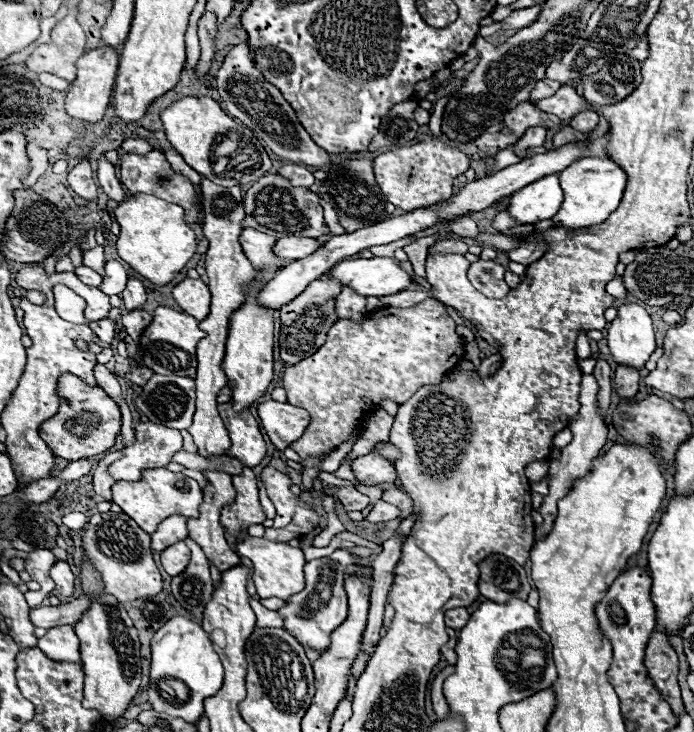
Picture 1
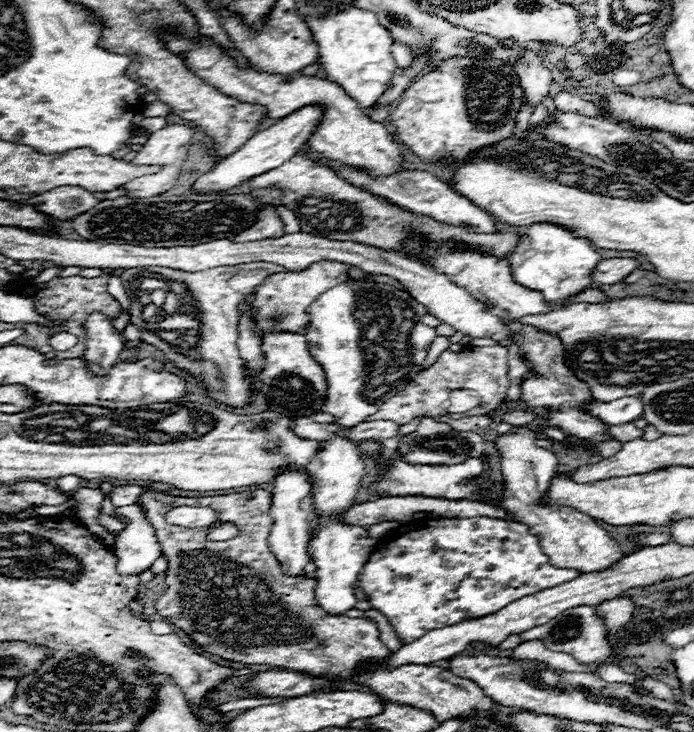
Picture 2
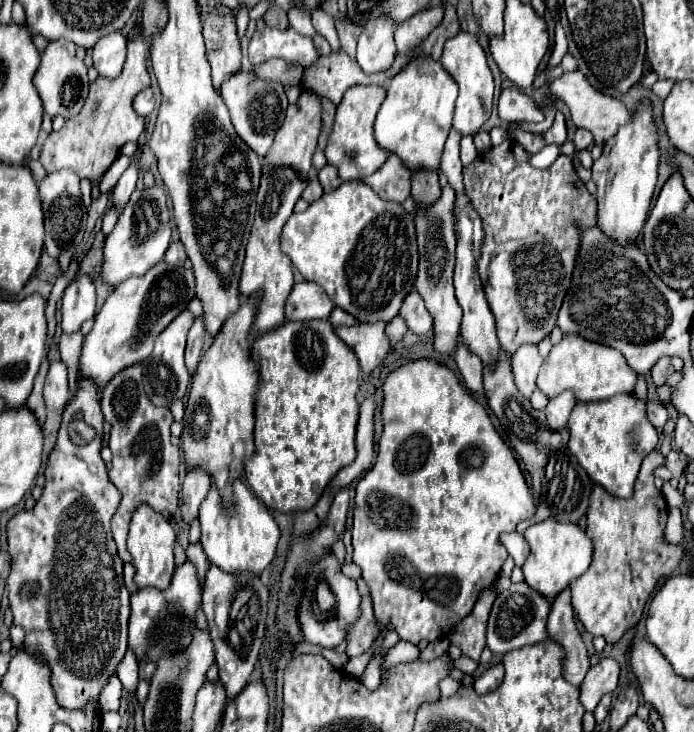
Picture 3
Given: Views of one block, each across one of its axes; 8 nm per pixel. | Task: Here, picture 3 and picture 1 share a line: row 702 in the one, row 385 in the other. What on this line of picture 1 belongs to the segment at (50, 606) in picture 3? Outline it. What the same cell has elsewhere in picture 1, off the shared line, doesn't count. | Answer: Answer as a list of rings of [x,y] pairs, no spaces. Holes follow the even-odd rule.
[[[64,374],[58,382],[58,396],[64,398],[58,414],[40,426],[42,440],[56,456],[66,460],[92,458],[114,446],[122,422],[120,408],[102,388],[86,386],[80,378],[72,374]]]

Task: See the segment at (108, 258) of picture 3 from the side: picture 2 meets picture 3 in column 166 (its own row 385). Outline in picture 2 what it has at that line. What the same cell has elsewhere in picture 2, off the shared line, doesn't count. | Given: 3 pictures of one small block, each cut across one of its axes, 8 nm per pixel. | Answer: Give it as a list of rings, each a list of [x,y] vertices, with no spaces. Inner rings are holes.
[[[238,264],[232,268],[214,268],[208,272],[176,272],[170,268],[130,268],[124,270],[124,280],[130,280],[131,276],[140,276],[146,274],[150,278],[160,278],[160,280],[174,280],[174,282],[182,282],[186,284],[190,296],[196,300],[196,308],[200,310],[200,334],[198,334],[198,342],[186,350],[178,348],[178,346],[168,346],[166,340],[158,338],[158,336],[150,336],[148,330],[140,328],[142,338],[148,344],[154,344],[156,348],[160,348],[168,360],[176,362],[178,368],[190,372],[192,376],[202,376],[200,382],[204,382],[208,386],[208,392],[212,394],[214,400],[224,402],[228,406],[248,406],[252,402],[250,396],[250,380],[244,374],[244,362],[240,360],[238,354],[238,310],[236,306],[240,304],[240,300],[254,292],[254,288],[268,276],[268,274],[276,274],[276,272],[284,272],[284,268],[276,266],[276,264]]]

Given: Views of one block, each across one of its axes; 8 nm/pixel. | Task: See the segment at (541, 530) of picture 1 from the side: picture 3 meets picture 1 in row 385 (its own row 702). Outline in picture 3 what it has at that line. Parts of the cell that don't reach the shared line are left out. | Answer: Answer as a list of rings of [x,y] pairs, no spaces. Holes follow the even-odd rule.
[[[602,658],[596,666],[592,666],[584,678],[584,690],[580,686],[580,702],[586,712],[592,712],[606,692],[614,692],[618,686],[620,664],[614,658]]]

